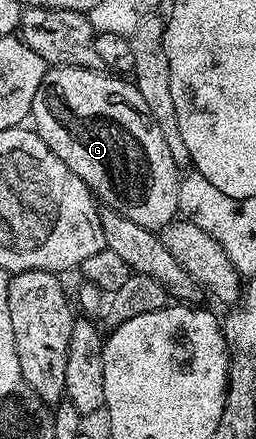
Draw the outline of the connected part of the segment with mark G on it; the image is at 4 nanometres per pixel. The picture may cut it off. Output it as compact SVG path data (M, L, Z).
M78 66L46 69L33 97L31 122L47 148L87 184L98 203L154 232L178 217L179 168L132 81Z

